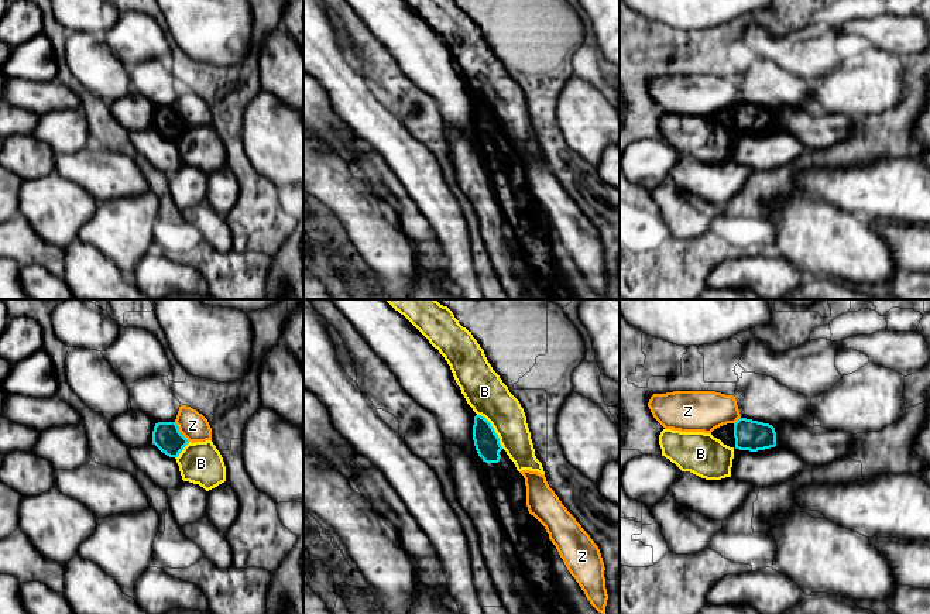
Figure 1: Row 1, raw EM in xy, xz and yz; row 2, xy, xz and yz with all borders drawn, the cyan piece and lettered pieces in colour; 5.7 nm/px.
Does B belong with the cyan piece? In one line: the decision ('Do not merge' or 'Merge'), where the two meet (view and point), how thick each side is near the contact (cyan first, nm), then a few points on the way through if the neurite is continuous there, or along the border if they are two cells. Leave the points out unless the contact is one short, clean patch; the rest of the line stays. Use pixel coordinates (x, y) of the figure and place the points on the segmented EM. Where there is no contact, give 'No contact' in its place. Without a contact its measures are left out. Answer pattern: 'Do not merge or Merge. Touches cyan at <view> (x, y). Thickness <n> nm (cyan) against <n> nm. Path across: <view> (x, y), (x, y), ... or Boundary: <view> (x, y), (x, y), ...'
Do not merge. Touches cyan at xz (493, 429). Thickness 140 nm (cyan) against 240 nm. Boundary: xz (477, 414), (490, 424), (503, 448)

